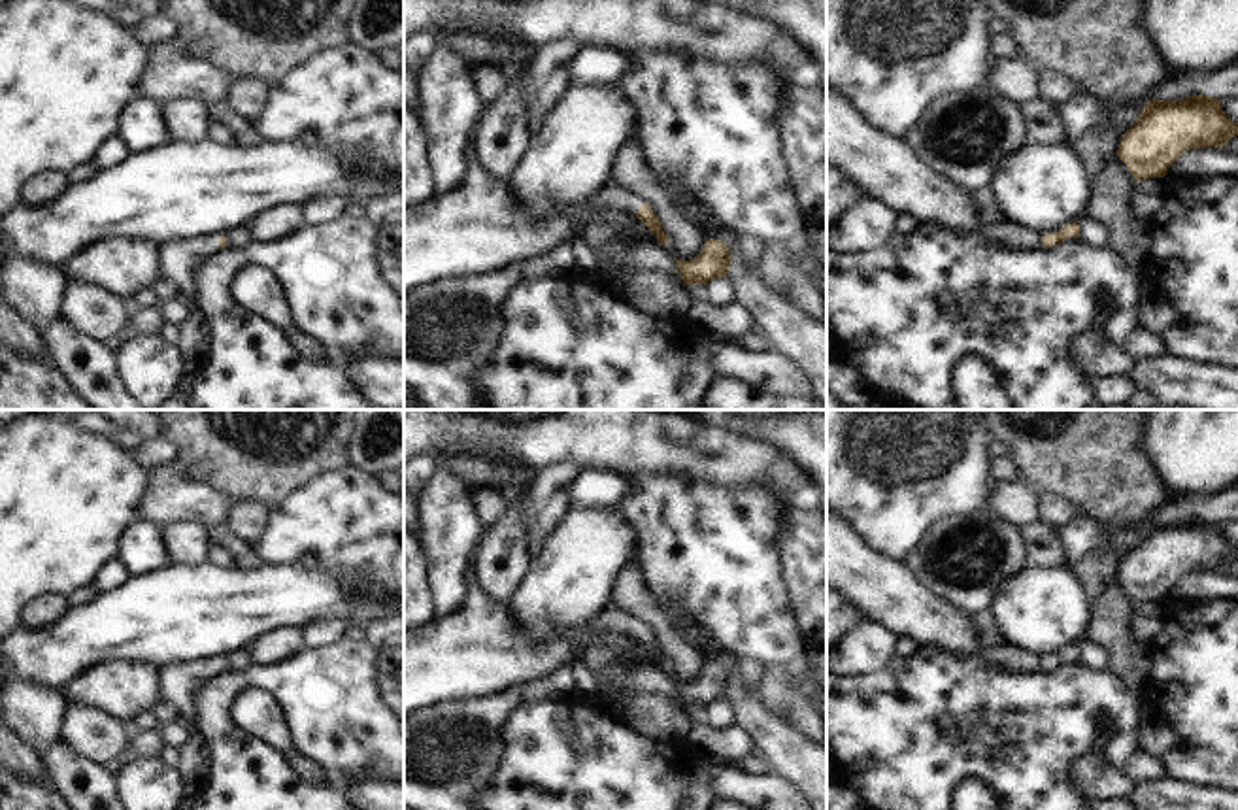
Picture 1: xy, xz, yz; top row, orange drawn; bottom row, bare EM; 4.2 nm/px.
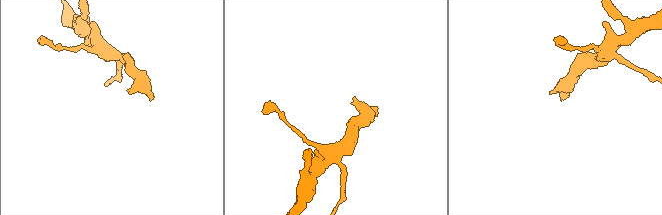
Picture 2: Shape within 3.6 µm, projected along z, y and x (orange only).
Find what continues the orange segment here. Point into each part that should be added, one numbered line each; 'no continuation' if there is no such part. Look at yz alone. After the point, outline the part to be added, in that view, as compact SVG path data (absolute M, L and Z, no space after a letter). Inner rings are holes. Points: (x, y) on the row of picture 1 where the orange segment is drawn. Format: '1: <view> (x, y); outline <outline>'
no continuation

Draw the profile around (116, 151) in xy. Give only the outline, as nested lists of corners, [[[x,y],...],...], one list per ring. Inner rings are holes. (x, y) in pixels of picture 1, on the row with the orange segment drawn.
[[[113,136],[111,140],[108,140],[94,164],[98,168],[98,172],[102,170],[115,170],[121,164],[125,164],[134,153],[134,149],[128,145],[128,142],[123,136]]]

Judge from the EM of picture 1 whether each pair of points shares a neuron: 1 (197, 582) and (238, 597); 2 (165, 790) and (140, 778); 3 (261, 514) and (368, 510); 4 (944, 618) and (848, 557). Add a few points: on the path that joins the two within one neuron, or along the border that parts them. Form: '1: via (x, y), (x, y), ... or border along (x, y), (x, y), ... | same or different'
1: via (206, 591), (212, 597), (229, 597) | same
2: via (159, 790), (146, 784) | same
3: border along (274, 510), (268, 531), (251, 546) | different
4: via (920, 614), (904, 608), (872, 582) | same

